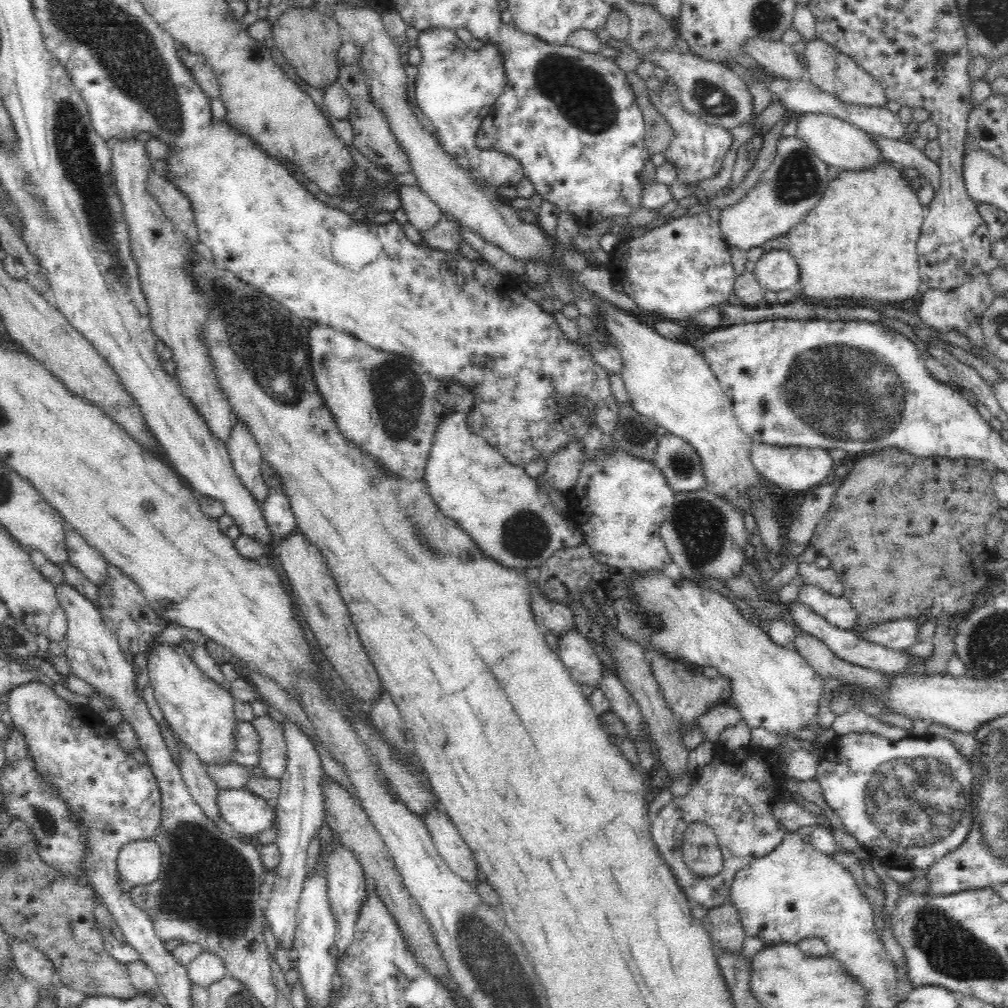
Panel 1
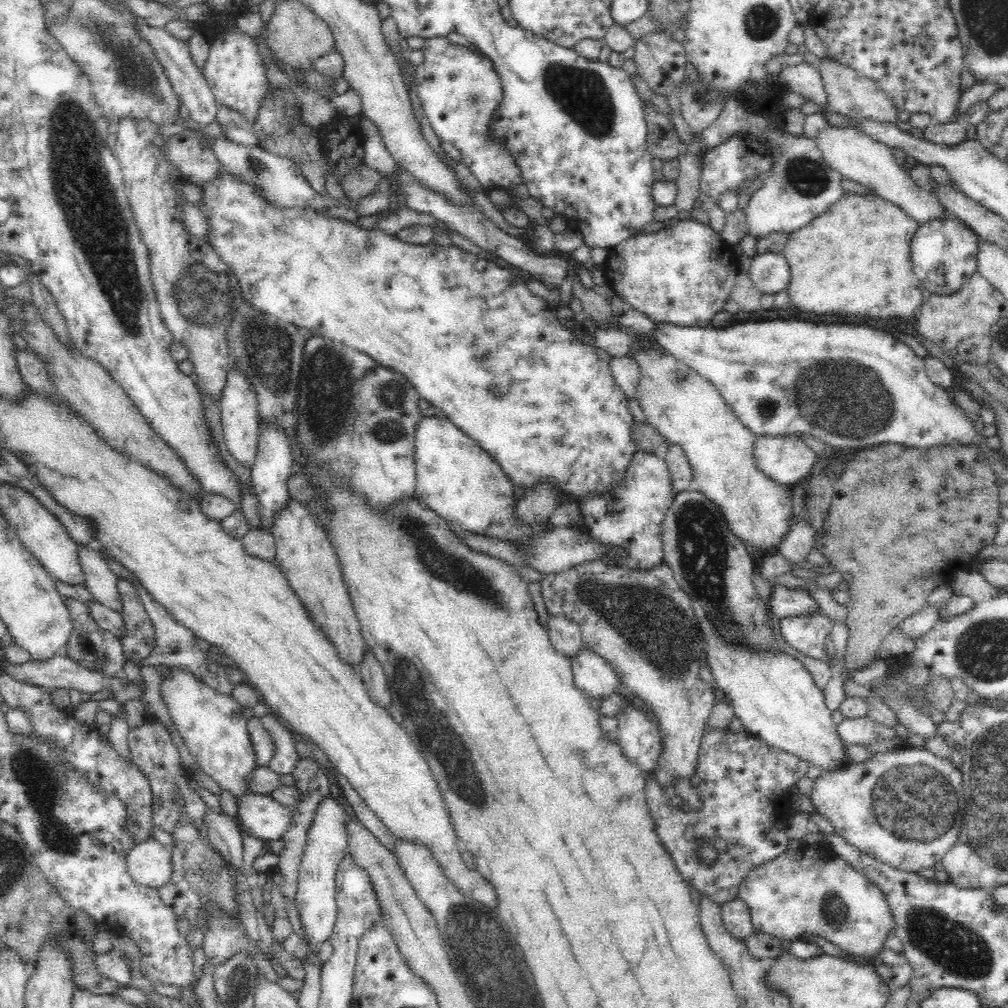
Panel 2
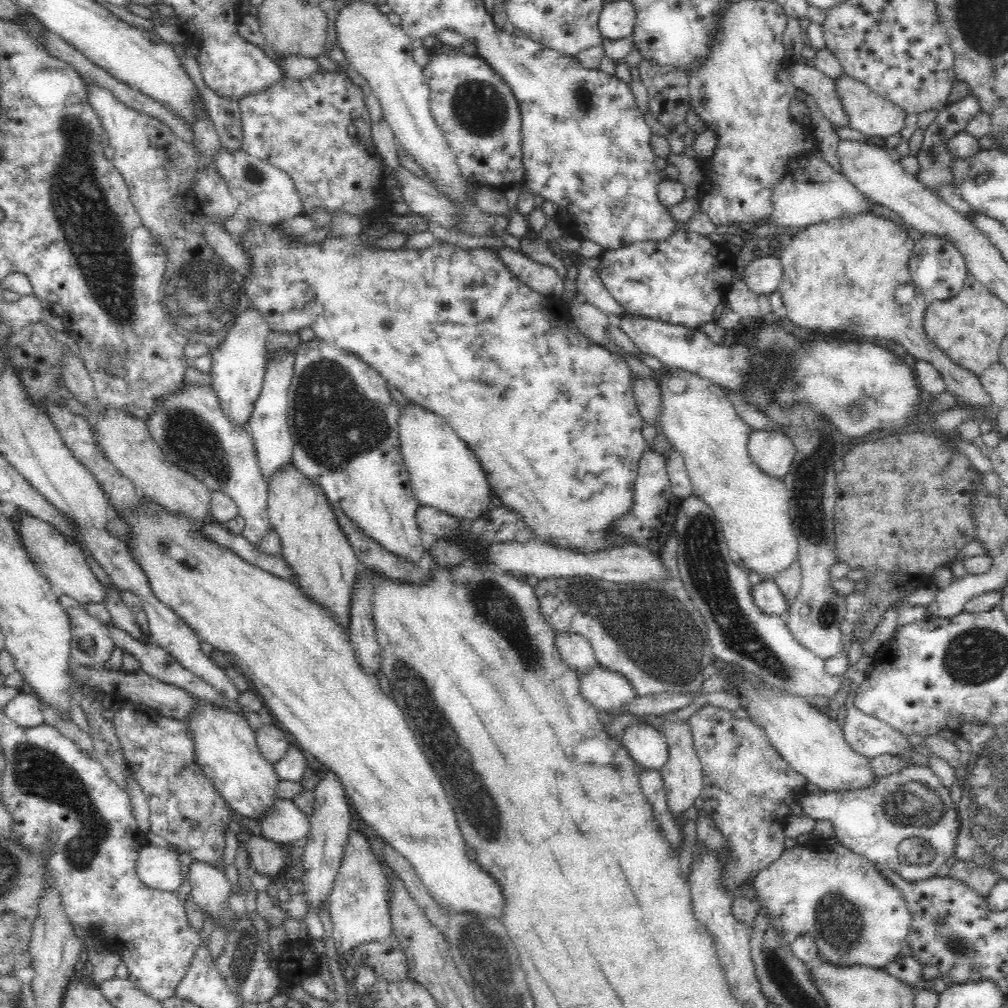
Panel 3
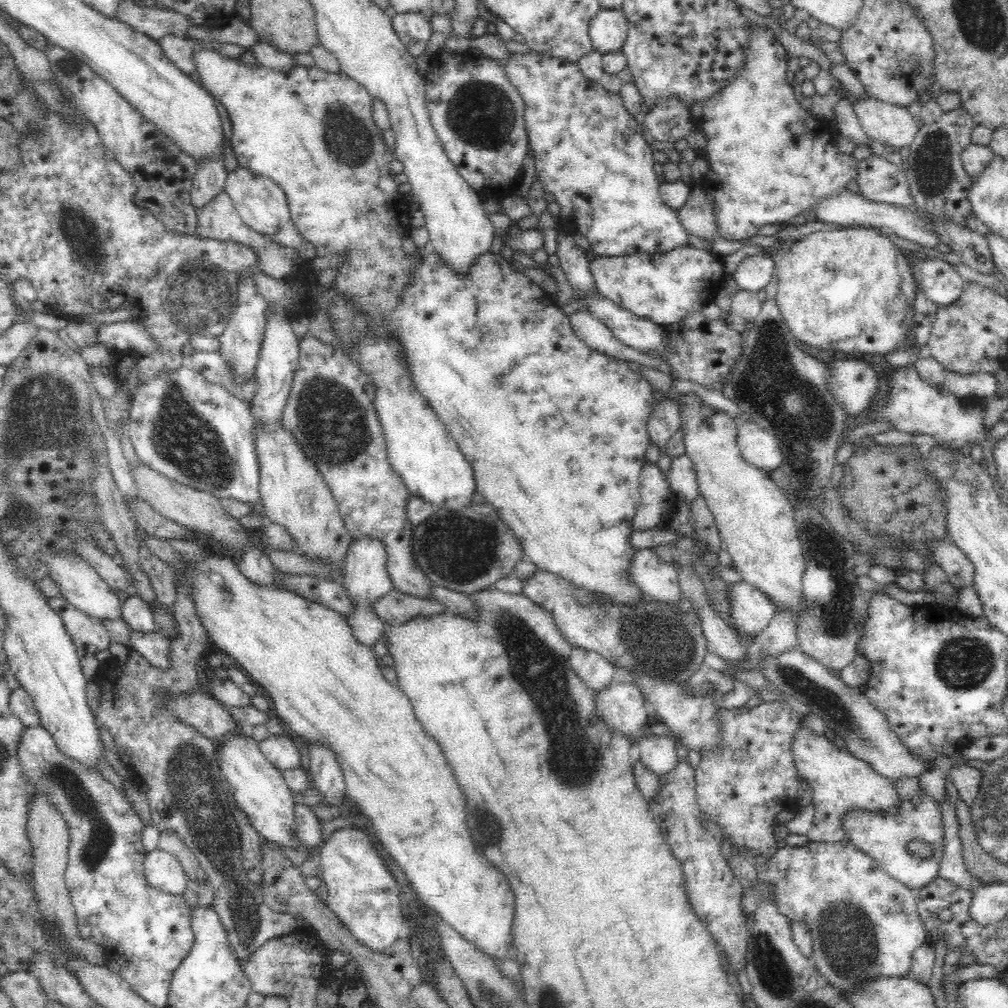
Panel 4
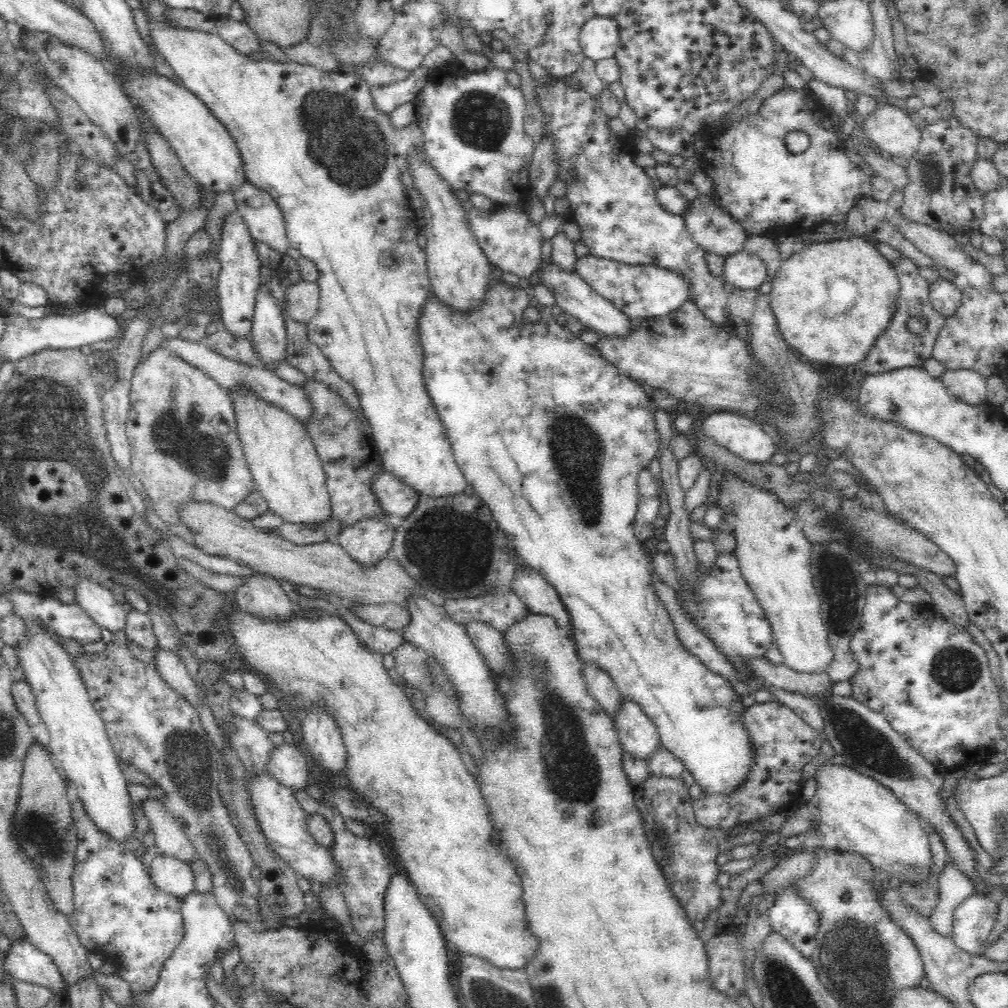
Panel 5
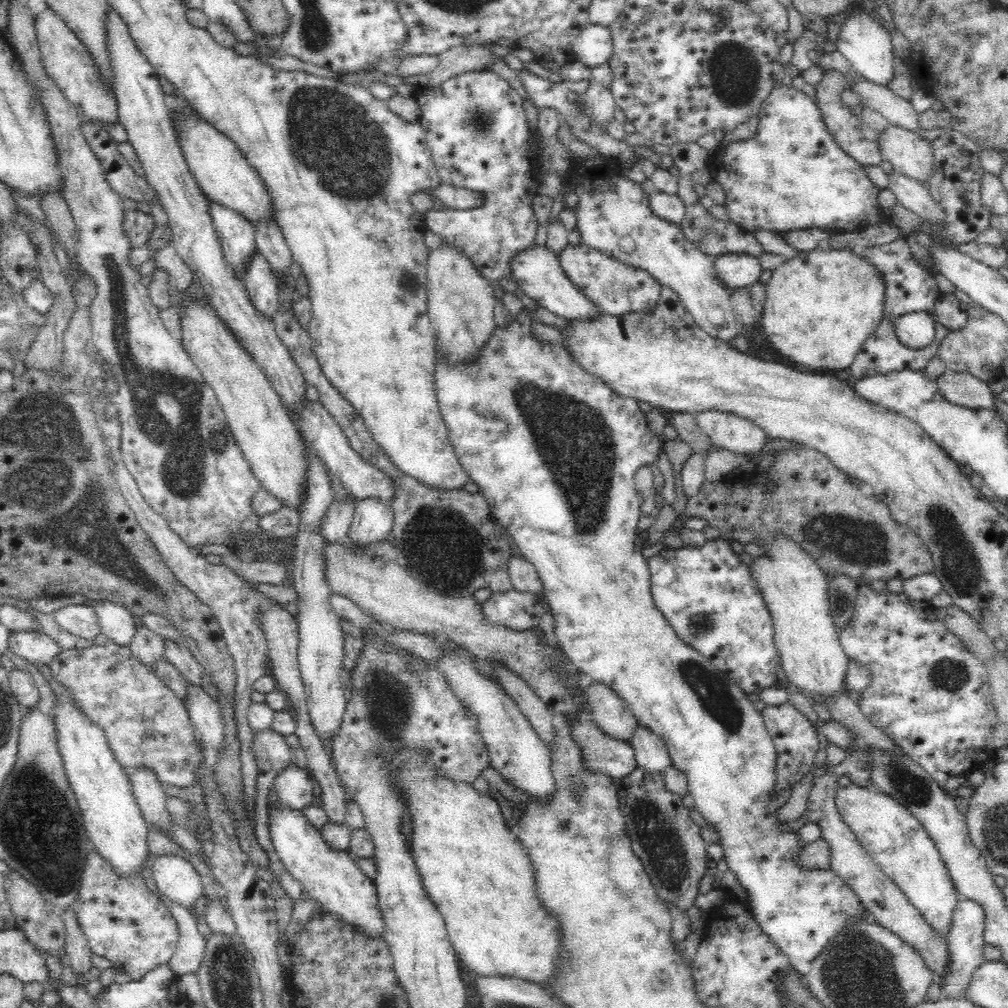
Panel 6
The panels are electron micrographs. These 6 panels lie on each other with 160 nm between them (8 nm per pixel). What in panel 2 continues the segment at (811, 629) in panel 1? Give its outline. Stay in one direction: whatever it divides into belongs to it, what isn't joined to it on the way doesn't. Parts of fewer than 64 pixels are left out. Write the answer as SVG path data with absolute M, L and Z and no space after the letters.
M773 582L768 600L769 610L779 620L812 613L819 608L818 604L806 591L790 589Z

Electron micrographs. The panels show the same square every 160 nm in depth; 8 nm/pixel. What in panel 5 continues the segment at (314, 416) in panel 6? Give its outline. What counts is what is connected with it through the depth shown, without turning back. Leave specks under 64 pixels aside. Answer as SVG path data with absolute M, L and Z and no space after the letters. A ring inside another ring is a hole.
M174 337L163 341L162 348L173 352L189 362L192 366L199 368L205 372L212 380L215 380L223 389L234 388L234 386L247 386L251 388L260 399L285 410L292 415L302 426L304 426L309 418L312 416L313 408L310 403L310 396L302 387L291 385L290 383L280 379L278 375L272 373L268 369L262 367L252 366L250 364L242 363L238 360L230 360L220 353L213 351L202 341L185 340L180 337ZM382 468L372 476L370 489L386 515L408 516L418 502L418 492Z

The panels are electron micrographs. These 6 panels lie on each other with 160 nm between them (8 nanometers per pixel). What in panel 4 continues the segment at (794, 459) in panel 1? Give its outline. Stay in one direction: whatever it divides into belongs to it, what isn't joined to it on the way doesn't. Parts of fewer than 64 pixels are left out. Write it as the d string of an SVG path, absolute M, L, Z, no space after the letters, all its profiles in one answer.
M738 420L736 442L742 459L759 469L774 470L782 464L782 451L776 437L755 422Z

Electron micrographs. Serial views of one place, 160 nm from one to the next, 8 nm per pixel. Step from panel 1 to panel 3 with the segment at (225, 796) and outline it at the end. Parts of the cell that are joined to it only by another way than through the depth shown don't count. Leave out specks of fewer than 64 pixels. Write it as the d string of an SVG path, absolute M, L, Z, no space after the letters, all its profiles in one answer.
M278 799L275 810L270 809L259 820L263 837L286 846L300 838L307 838L310 832L310 817L304 814L292 799Z

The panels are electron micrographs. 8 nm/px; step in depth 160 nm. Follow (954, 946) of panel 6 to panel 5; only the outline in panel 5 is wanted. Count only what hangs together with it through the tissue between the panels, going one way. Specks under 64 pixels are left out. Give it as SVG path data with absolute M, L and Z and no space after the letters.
M972 895L953 910L950 937L966 953L977 957L985 954L988 936L998 916L998 899Z

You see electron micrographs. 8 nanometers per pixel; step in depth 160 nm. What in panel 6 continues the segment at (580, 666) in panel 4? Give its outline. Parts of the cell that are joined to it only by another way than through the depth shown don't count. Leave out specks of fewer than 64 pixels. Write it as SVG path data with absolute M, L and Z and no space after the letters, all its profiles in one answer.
M598 683L588 686L585 695L591 708L591 720L602 732L611 738L630 742L639 722L627 702L610 687Z

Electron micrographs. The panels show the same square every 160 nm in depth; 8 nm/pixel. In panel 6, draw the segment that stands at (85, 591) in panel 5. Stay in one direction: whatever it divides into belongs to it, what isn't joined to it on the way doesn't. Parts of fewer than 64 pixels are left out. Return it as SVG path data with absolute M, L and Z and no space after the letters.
M96 601L91 606L98 616L101 633L117 646L129 648L134 642L137 620L127 608L108 601Z

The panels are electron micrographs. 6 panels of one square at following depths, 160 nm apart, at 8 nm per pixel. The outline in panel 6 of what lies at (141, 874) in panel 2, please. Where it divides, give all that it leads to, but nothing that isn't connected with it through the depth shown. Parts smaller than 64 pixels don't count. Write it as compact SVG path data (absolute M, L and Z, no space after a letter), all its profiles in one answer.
M176 854L158 855L151 868L158 890L170 900L188 909L194 916L196 927L202 936L210 936L211 928L203 914L196 914L192 907L204 896L203 882L196 868L182 856Z

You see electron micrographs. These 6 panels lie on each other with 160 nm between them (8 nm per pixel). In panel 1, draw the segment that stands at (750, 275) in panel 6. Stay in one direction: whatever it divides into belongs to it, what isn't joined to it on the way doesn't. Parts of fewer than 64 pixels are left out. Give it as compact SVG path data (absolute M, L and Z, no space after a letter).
M771 248L764 251L760 260L756 263L754 274L760 286L768 294L780 294L780 292L786 294L786 290L798 282L799 269L788 251Z

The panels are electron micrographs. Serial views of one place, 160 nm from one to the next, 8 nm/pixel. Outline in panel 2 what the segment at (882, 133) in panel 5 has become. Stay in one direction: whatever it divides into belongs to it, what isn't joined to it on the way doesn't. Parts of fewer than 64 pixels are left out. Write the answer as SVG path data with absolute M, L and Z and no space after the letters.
M831 56L829 59L814 62L820 71L828 95L827 112L842 114L842 116L846 116L856 123L866 122L866 119L879 124L896 124L898 122L899 110L892 100L888 98L888 95L883 90L880 90L878 85L870 78L862 77L856 70L851 69L844 63L840 63Z

